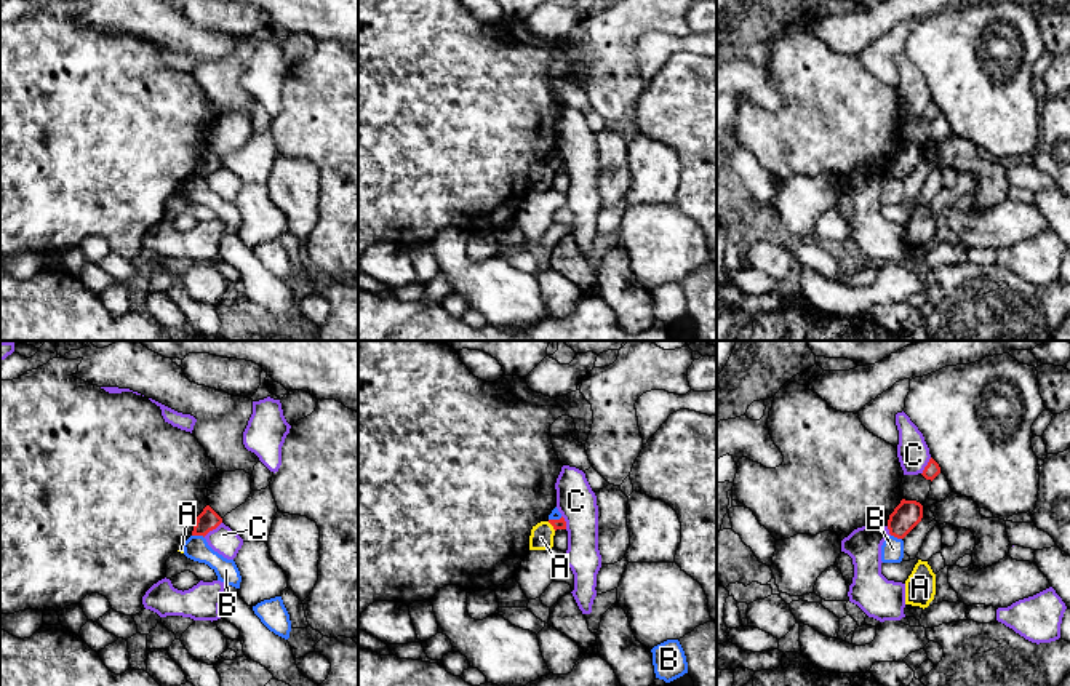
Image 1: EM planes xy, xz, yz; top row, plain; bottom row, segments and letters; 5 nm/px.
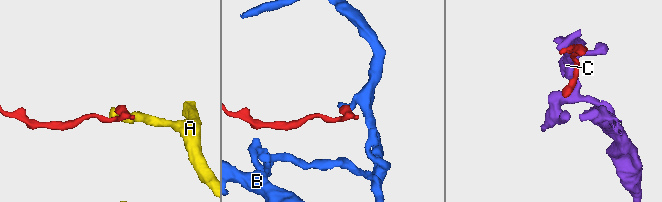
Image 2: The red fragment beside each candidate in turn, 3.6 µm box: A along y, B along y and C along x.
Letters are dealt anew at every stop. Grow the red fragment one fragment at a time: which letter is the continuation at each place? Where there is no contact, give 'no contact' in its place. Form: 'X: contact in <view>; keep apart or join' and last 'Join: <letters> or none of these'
A: contact in xz; keep apart
B: contact in xy; keep apart
C: contact in xy; keep apart
Join: none of these

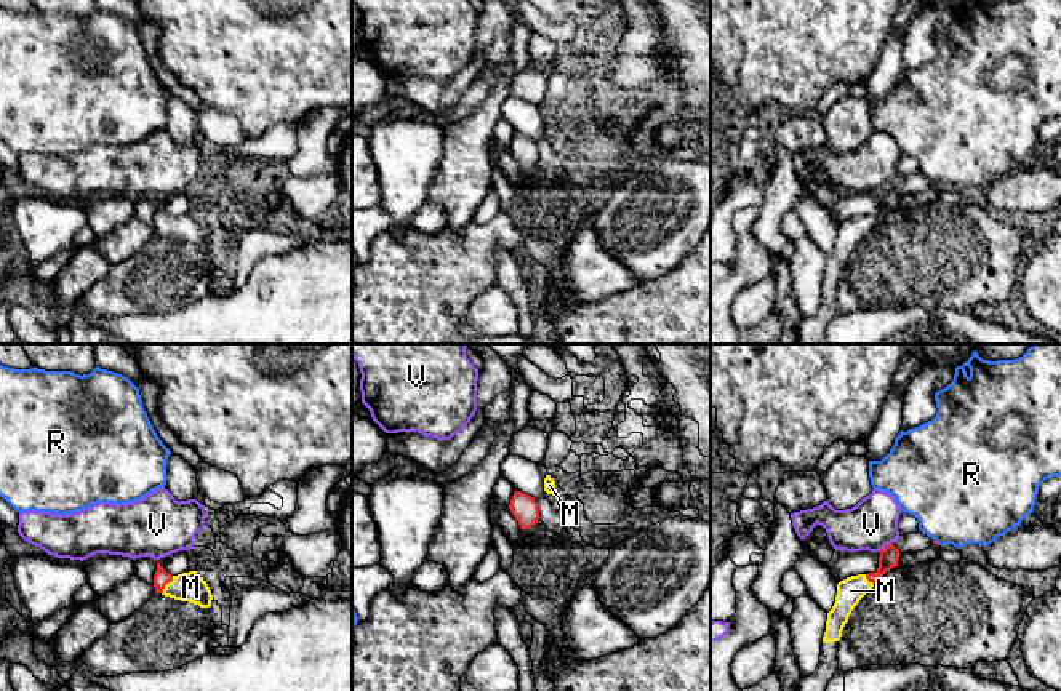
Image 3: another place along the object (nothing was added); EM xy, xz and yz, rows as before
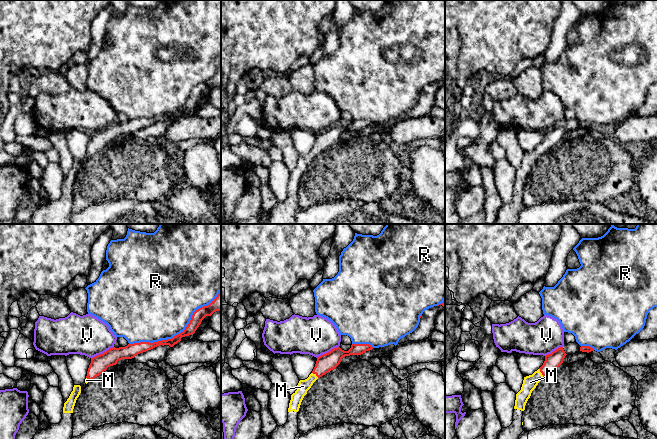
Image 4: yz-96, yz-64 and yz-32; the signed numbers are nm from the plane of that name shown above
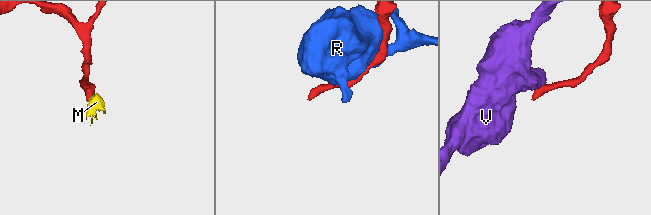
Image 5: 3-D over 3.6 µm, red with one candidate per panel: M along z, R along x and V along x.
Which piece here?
M: contact in xy; join
R: contact in yz; keep apart
V: contact in yz; keep apart
Join: M

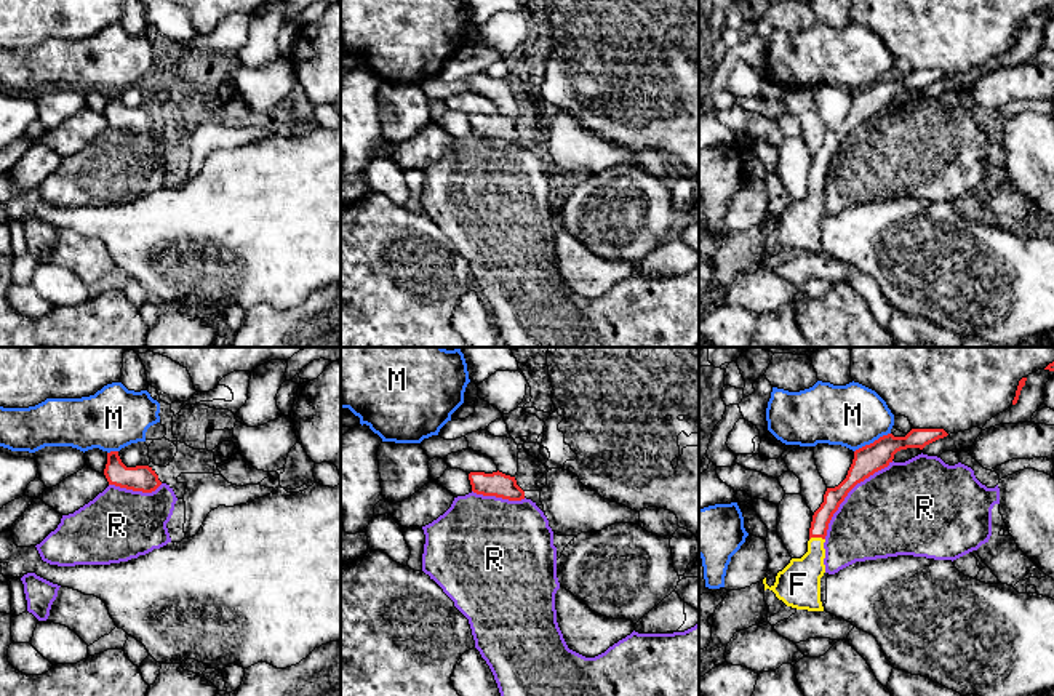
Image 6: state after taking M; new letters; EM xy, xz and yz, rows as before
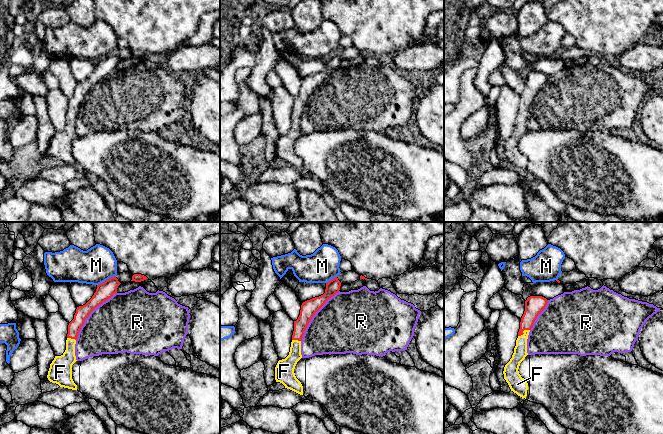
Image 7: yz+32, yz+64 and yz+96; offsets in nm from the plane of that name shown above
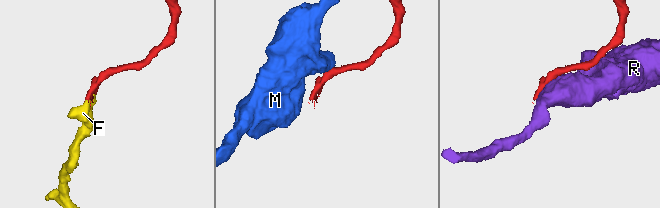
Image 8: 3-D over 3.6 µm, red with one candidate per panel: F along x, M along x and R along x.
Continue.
F: contact in yz; join
M: contact in yz; keep apart
R: contact in yz; keep apart
Join: F

